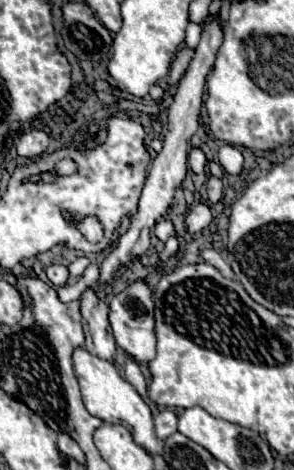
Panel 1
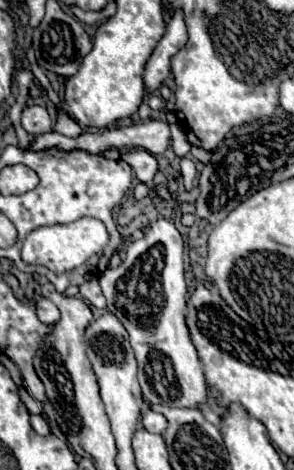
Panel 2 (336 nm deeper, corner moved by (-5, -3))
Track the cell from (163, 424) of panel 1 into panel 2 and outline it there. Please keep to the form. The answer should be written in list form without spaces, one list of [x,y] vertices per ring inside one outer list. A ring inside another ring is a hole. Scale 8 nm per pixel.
[[[146,411],[146,413],[142,415],[142,425],[144,425],[144,429],[150,431],[150,433],[162,433],[162,431],[166,429],[168,421],[166,421],[166,417],[164,417],[162,413]]]

